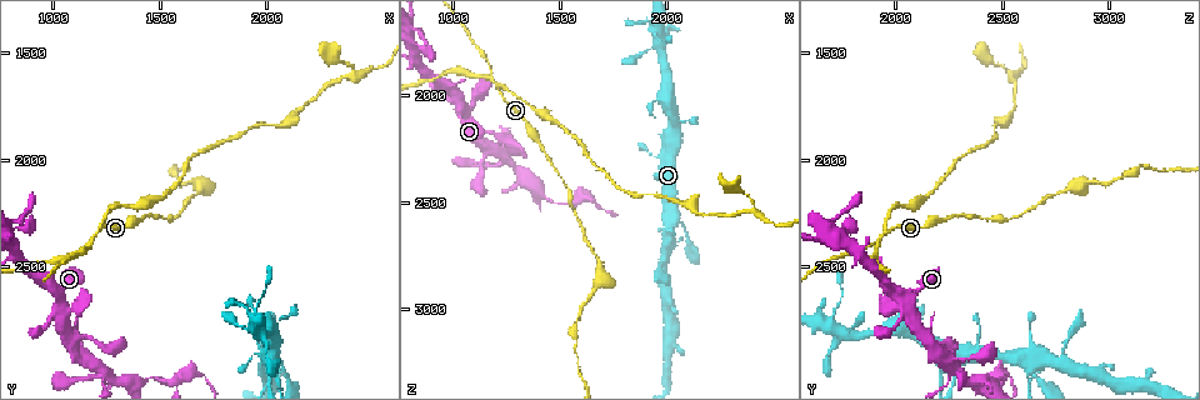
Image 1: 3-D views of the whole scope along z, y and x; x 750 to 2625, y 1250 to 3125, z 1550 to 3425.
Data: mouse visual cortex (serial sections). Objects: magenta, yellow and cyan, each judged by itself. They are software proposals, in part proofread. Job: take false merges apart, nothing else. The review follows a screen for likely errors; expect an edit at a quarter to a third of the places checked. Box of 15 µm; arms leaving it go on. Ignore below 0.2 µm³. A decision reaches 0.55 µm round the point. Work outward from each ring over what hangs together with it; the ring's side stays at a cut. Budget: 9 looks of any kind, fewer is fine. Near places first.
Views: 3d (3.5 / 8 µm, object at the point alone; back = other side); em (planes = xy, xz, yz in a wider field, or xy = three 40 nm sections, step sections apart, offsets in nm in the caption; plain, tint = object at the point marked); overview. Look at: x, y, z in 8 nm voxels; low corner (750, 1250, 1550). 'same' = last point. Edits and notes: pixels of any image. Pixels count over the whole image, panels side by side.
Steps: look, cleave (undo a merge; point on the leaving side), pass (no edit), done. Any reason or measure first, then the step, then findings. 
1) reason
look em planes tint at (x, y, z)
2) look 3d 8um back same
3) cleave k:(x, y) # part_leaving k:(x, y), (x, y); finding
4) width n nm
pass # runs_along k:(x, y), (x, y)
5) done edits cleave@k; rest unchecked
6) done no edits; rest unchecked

side arm on a straight run
look 3d 8um at (1210, 2340, 1960)

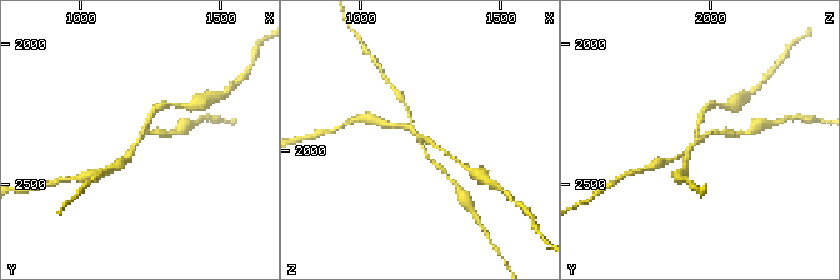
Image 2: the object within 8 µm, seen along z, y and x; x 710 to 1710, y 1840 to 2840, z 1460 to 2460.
look 3d 3.5um at (1210, 2340, 1970)

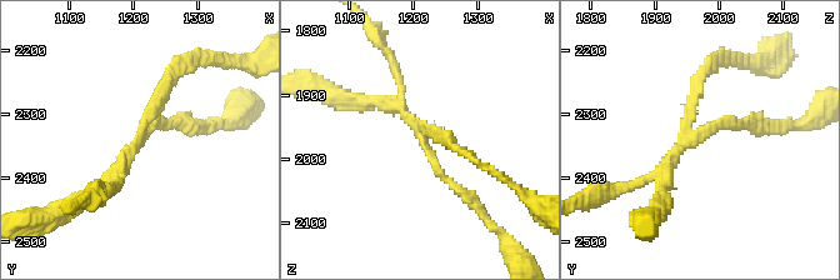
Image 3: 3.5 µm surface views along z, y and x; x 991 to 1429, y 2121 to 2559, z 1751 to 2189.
shape alone is not enough
look em xy step 3 tint at (1205, 2335, 1965)

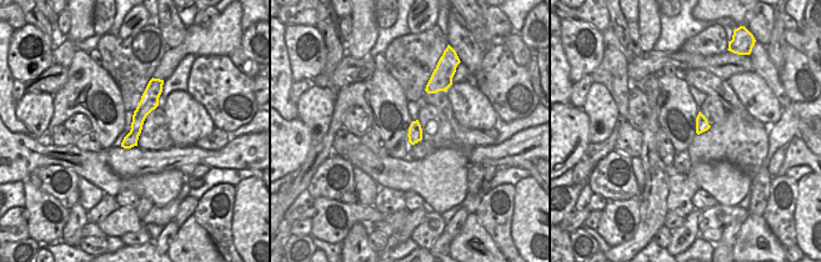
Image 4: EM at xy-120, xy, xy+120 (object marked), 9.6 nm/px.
arms 3; arm_widths 150, 150, 200 nm
cleave 3:(164, 93) # part_leaving 3:(139, 135), (161, 85), (208, 58); two cells meet here

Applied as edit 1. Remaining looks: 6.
thick turns thin
look 3d 3.5um back at (1410, 2290, 2250)

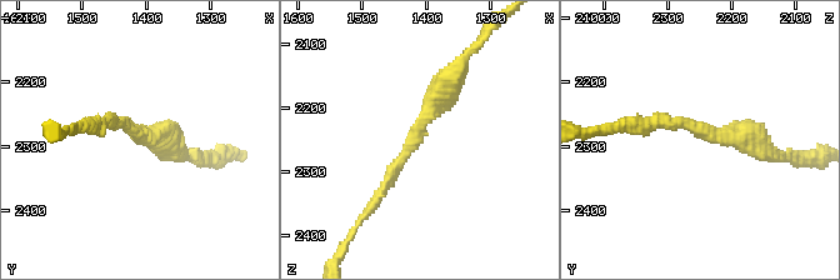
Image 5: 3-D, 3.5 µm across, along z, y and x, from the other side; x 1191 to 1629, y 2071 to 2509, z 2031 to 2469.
shape alone is not enough
look em xy step 1 tint at (1410, 2285, 2240)

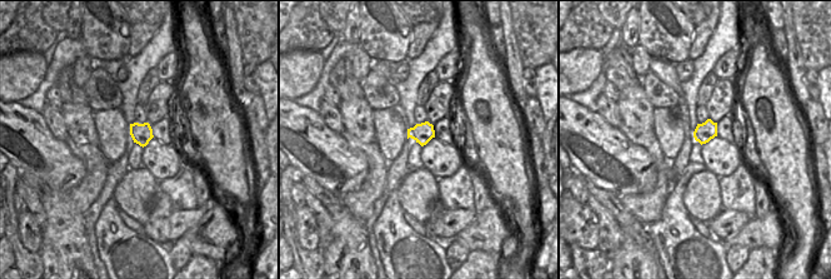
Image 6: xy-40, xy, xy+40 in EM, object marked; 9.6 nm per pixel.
another direction
look em planes tint same

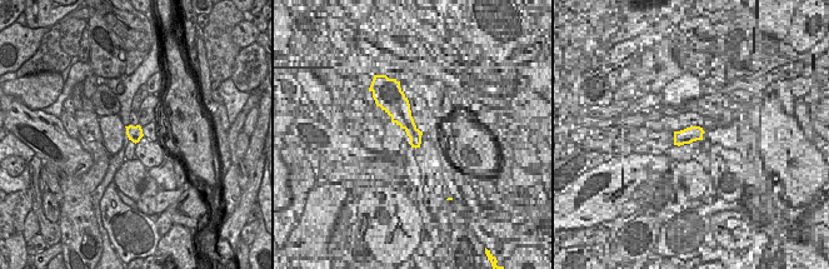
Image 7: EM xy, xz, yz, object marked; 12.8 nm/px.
pass # one cell here

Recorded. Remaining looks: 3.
sudden change in width
look 3d 3.5um at (1550, 3030, 2490)

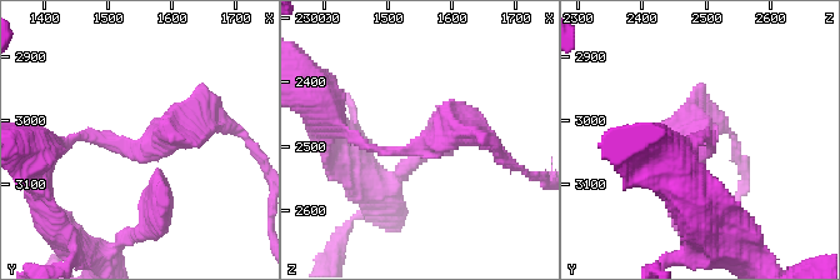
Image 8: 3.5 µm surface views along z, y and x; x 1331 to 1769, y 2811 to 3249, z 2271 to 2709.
arm_widths 150, 350 nm
look em xy step 5 tint at (1540, 3040, 2505)

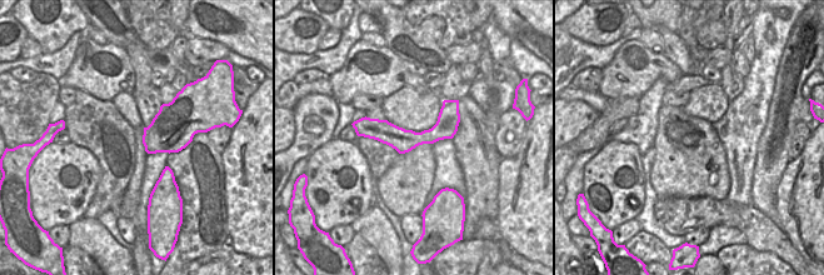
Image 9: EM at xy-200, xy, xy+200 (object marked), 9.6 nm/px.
width 220 nm
cleave 8:(140, 143) # part_leaving 8:(101, 139), (148, 146), (213, 120); a second cell is stuck on

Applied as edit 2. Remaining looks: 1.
done edits cleave@3, cleave@8; rest unchecked

